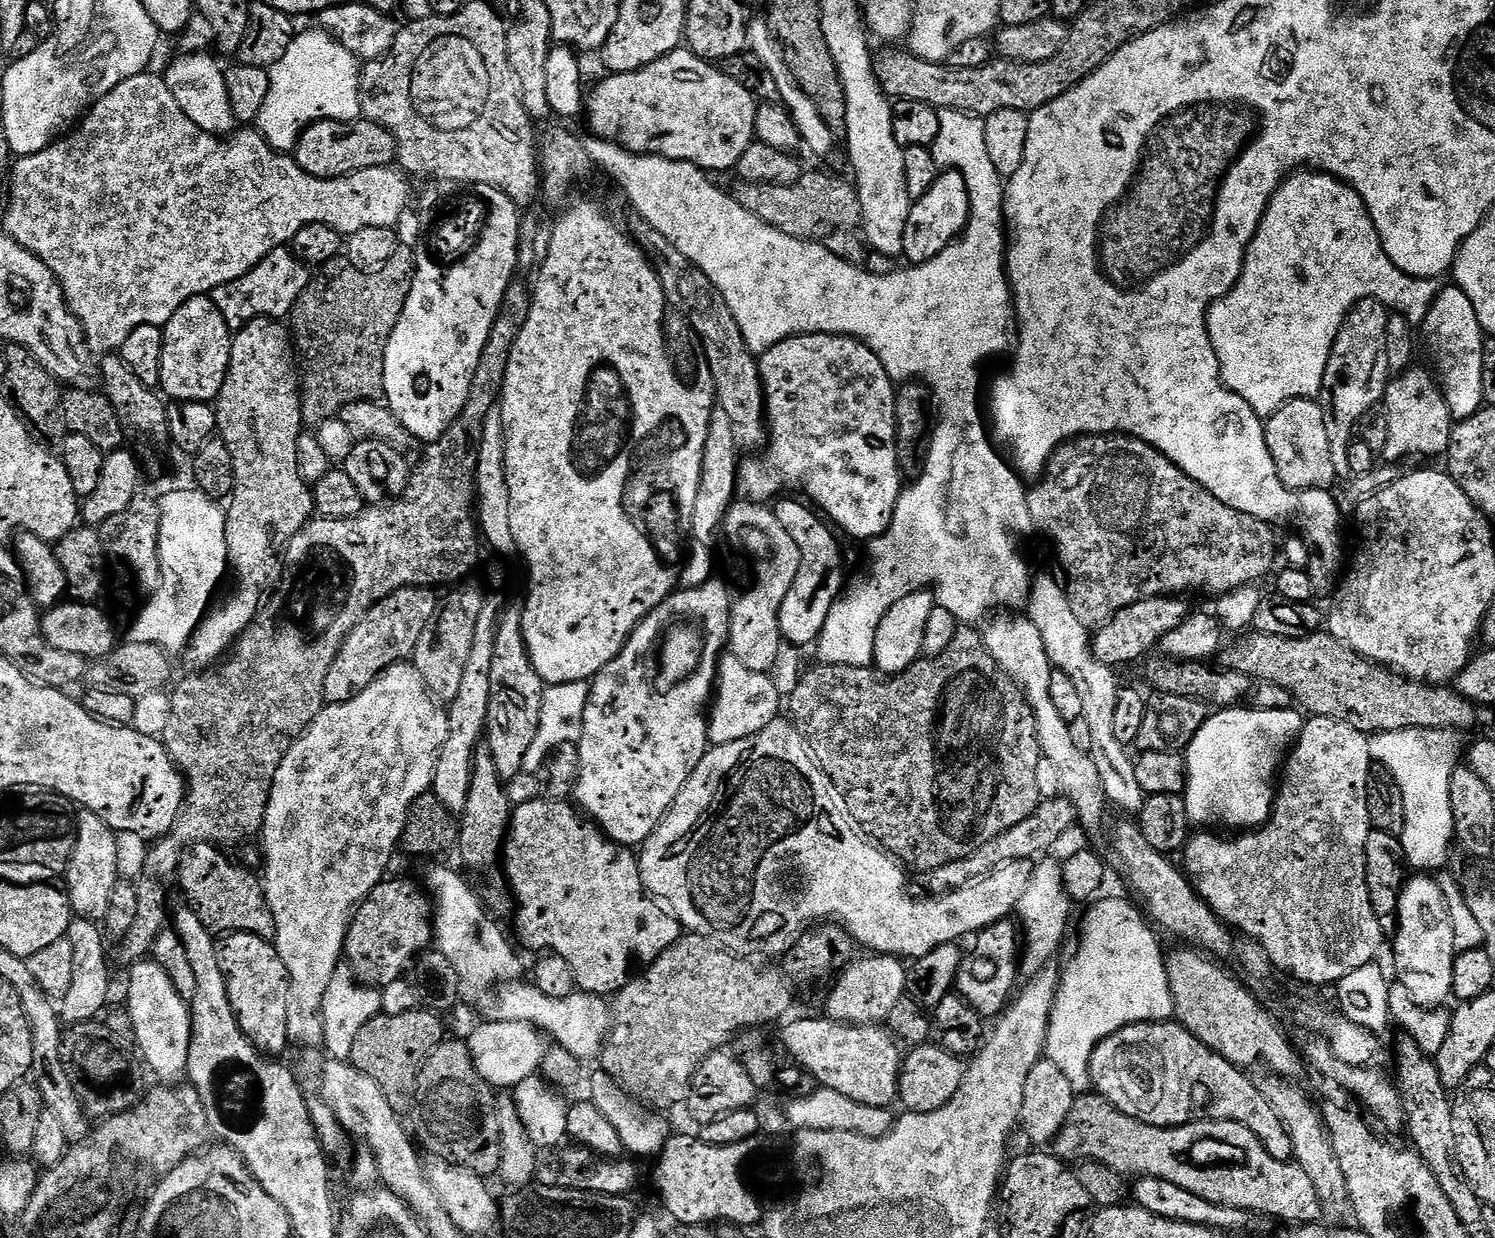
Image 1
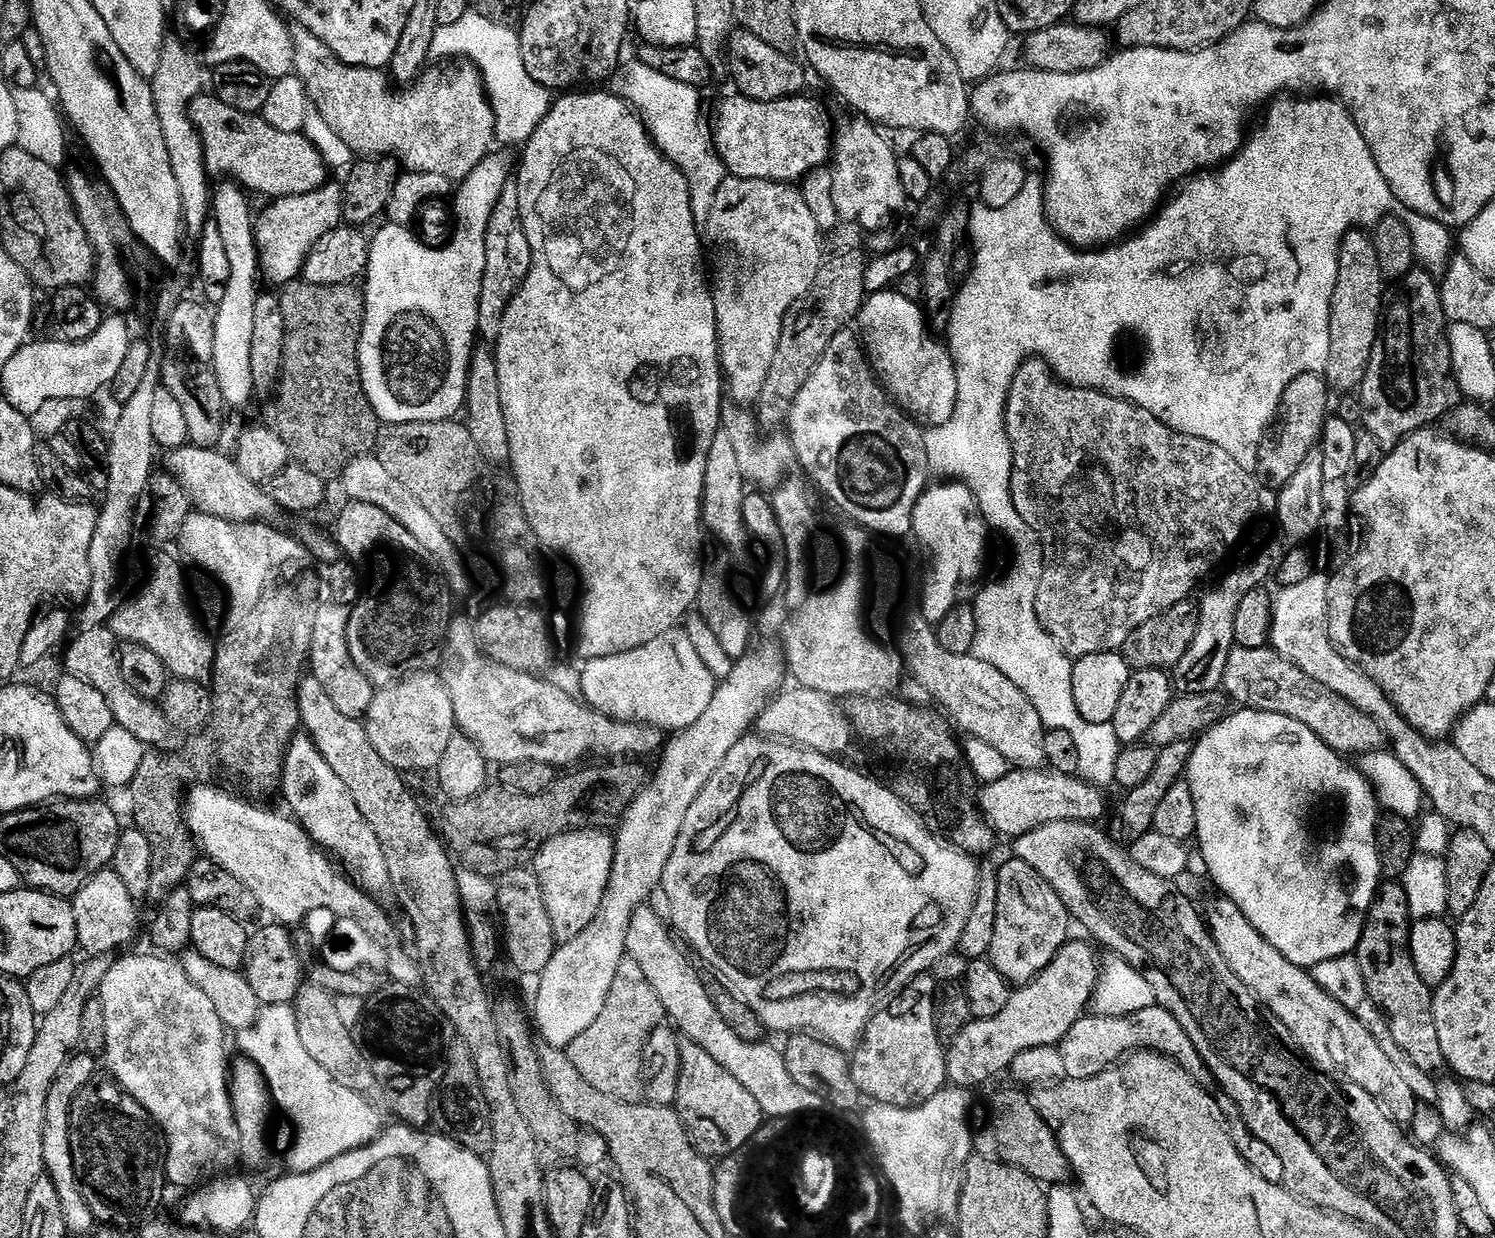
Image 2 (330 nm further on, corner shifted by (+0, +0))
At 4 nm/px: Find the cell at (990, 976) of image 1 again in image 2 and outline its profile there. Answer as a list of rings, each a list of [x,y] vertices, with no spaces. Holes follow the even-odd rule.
[[[1009,858],[1004,865],[1000,864],[997,882],[998,900],[997,917],[994,921],[994,942],[990,946],[988,956],[998,970],[998,974],[1005,976],[1009,984],[1013,986],[1029,984],[1039,972],[1046,970],[1046,966],[1050,966],[1058,950],[1062,950],[1062,946],[1068,943],[1070,939],[1068,907],[1062,902],[1062,898],[1058,898],[1058,894],[1054,894],[1051,886],[1040,877],[1038,870],[1034,870],[1034,866],[1026,866],[1026,862],[1021,860]]]

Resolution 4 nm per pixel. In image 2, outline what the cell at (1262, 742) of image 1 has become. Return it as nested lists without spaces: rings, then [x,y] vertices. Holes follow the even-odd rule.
[[[1241,707],[1236,711],[1240,712],[1226,715],[1195,741],[1188,763],[1186,783],[1190,786],[1190,794],[1194,794],[1194,810],[1198,810],[1195,839],[1200,840],[1200,856],[1204,859],[1213,882],[1220,887],[1219,891],[1230,902],[1234,902],[1234,906],[1238,906],[1238,910],[1246,914],[1250,926],[1254,926],[1254,930],[1258,930],[1258,934],[1262,934],[1262,938],[1266,938],[1266,942],[1270,942],[1270,946],[1274,946],[1274,950],[1278,950],[1278,954],[1282,954],[1290,962],[1302,969],[1311,970],[1327,960],[1337,960],[1340,956],[1355,953],[1368,911],[1382,883],[1380,855],[1376,845],[1376,825],[1382,819],[1382,812],[1377,805],[1376,794],[1355,763],[1347,764],[1344,761],[1347,759],[1341,753],[1326,746],[1326,742],[1322,742],[1322,738],[1318,738],[1314,730],[1302,726],[1302,722],[1294,722],[1294,718],[1259,712],[1253,708]],[[1319,820],[1324,820],[1324,840],[1312,845],[1316,840],[1316,823]]]

